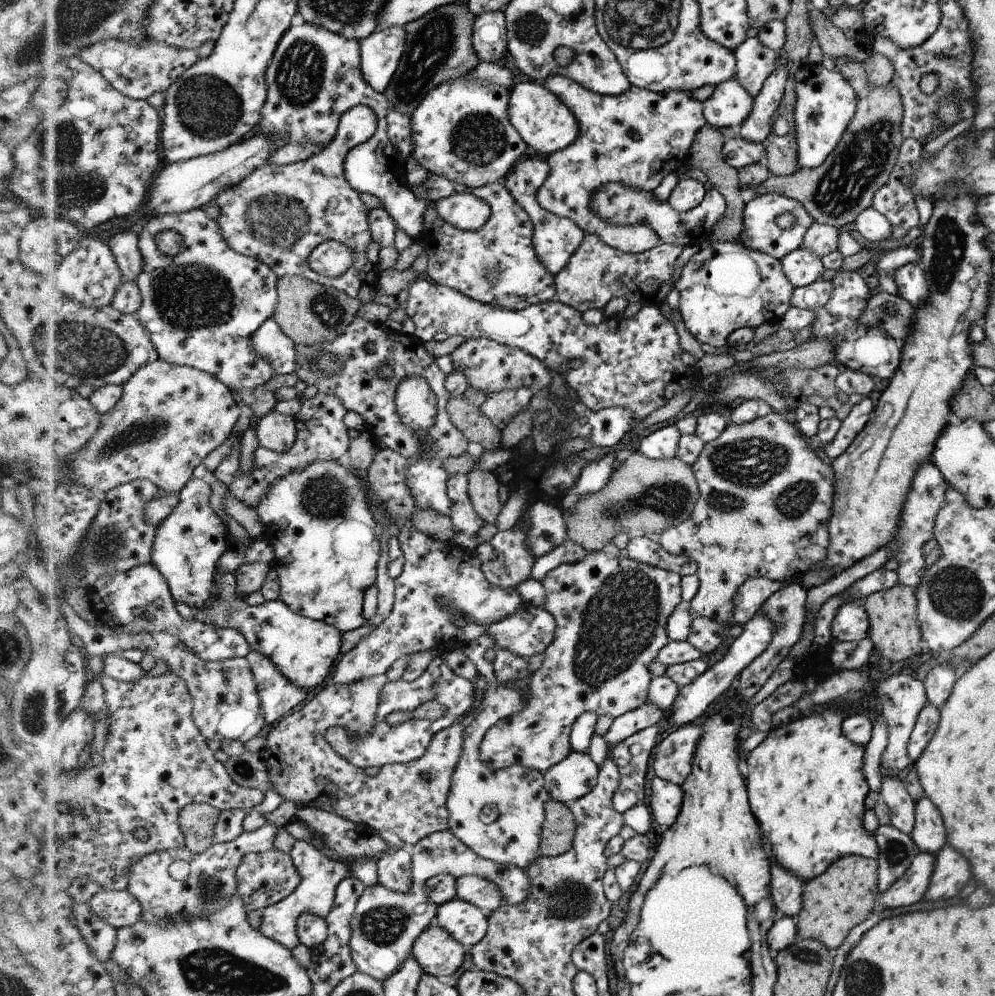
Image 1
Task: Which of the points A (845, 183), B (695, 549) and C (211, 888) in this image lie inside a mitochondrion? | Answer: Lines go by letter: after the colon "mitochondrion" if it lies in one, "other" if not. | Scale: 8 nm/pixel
A: mitochondrion
B: other
C: mitochondrion

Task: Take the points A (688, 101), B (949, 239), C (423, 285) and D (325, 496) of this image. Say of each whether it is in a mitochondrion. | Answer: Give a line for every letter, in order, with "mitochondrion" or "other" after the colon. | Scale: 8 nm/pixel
A: other
B: mitochondrion
C: other
D: mitochondrion

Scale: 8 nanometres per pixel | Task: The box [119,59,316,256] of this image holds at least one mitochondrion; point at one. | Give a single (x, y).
(209, 108)

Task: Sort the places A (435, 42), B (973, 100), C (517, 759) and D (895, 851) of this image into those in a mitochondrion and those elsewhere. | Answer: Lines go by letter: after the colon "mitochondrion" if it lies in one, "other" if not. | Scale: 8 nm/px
A: mitochondrion
B: other
C: other
D: mitochondrion

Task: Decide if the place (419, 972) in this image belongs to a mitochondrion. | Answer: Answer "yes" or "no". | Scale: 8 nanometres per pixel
no

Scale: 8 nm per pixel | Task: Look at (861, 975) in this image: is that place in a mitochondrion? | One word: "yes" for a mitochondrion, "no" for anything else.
yes

